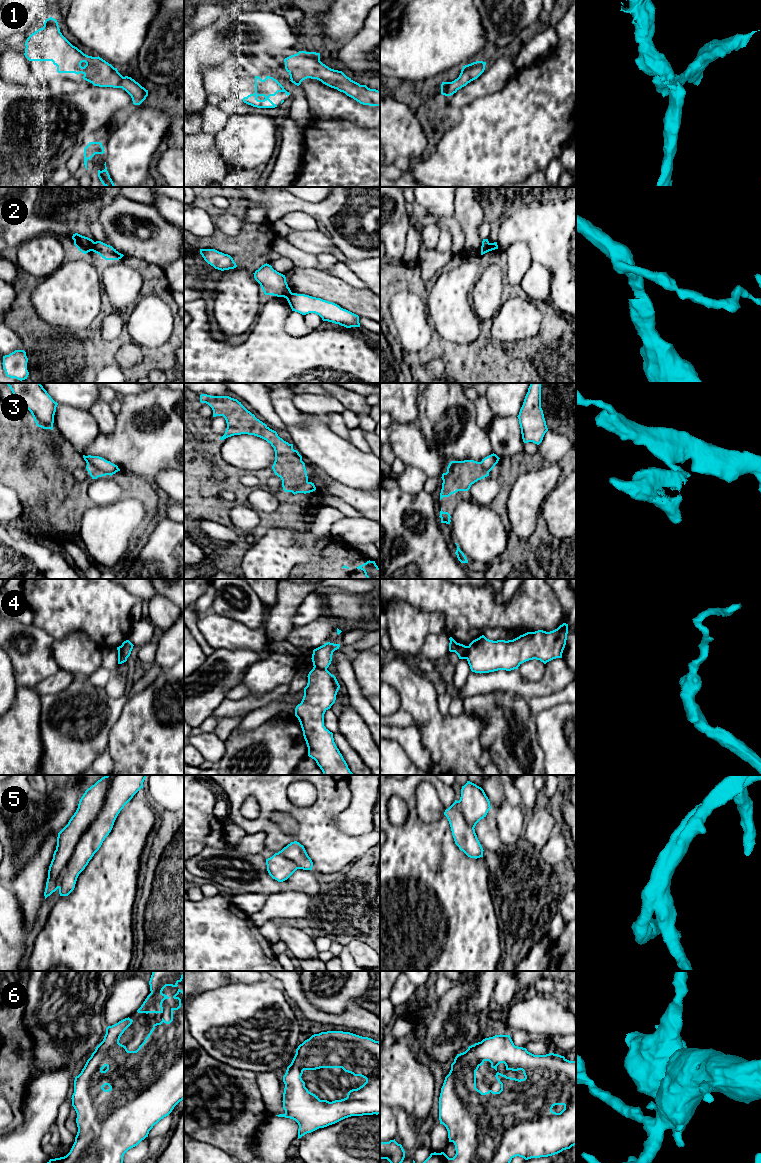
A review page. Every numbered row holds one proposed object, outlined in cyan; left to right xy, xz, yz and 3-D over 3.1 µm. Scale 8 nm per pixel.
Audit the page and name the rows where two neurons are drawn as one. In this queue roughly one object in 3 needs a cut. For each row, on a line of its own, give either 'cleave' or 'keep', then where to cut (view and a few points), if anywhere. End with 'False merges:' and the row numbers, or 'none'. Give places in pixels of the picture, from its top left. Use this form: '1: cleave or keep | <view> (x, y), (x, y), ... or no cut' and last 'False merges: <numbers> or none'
1: keep | no cut
2: cleave | yz (489, 243), (485, 252)
3: cleave | xy (87, 464), (92, 464), (106, 474)
4: cleave | xy (120, 646), (120, 649), (127, 657)
5: keep | no cut
6: keep | no cut
False merges: 2, 3, 4

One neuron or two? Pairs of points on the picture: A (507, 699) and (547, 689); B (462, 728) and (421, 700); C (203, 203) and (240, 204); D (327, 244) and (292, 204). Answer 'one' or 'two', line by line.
A: two
B: one
C: one
D: two

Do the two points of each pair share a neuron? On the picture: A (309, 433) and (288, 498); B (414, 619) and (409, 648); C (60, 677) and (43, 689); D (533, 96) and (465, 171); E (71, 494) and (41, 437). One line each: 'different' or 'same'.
A: different
B: same
C: same
D: same
E: same

